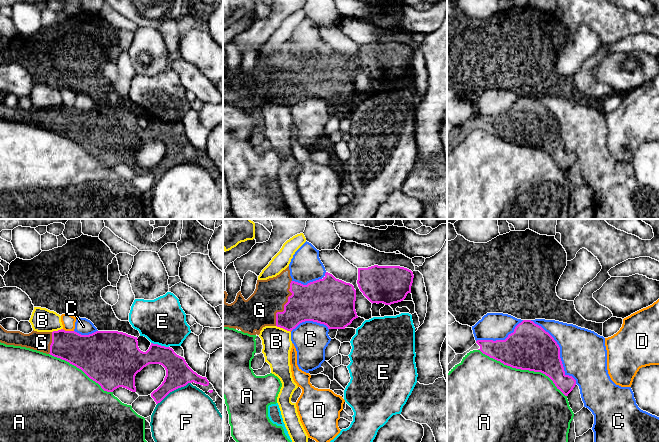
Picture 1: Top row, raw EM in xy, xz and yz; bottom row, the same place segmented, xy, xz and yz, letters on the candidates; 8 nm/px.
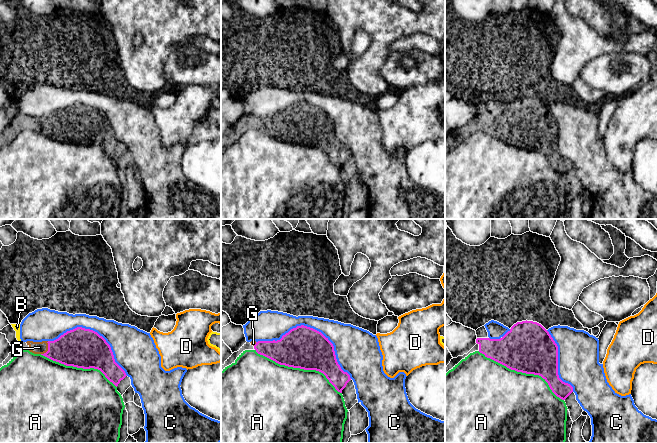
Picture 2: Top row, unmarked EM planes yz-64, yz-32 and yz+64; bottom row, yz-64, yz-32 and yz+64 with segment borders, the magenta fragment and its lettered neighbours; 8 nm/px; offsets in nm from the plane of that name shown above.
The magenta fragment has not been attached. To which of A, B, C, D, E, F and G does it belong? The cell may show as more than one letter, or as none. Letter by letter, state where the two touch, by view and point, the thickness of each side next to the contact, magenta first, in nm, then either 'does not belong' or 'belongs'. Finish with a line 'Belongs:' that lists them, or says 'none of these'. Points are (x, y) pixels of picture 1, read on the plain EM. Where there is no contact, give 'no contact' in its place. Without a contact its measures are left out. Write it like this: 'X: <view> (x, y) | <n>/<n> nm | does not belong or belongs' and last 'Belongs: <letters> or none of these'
A: yz (523, 145) | 360/500 nm | does not belong
B: xz (283, 104) | 260/240 nm | does not belong
C: yz (559, 127) | 360/380 nm | does not belong
D: xy (68, 107) | 300/110 nm | does not belong
E: xy (160, 121) | 200/380 nm | does not belong
F: xy (173, 166) | 200/480 nm | does not belong
G: xz (284, 81) | 300/280 nm | belongs
Belongs: G

